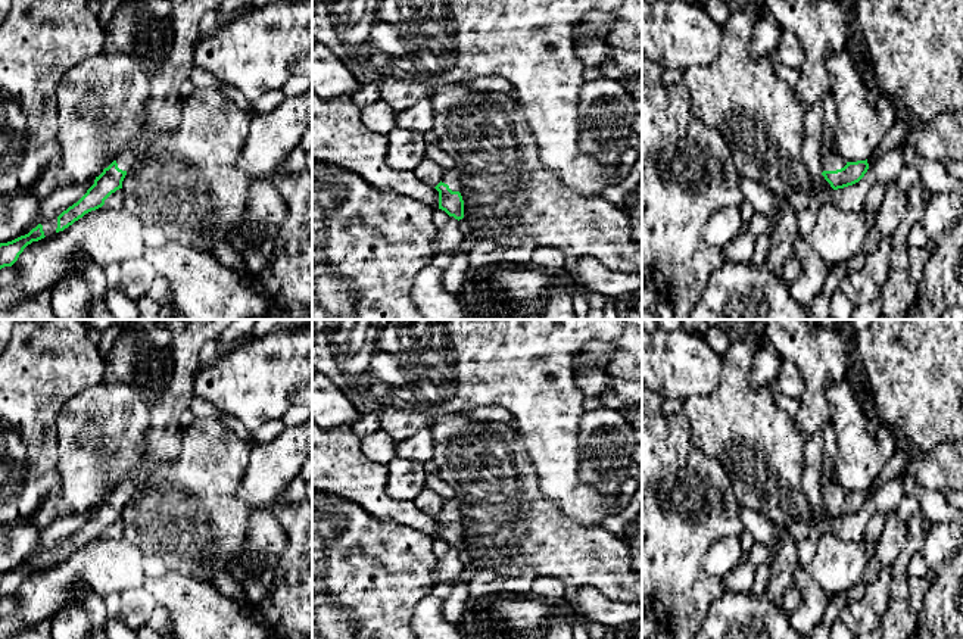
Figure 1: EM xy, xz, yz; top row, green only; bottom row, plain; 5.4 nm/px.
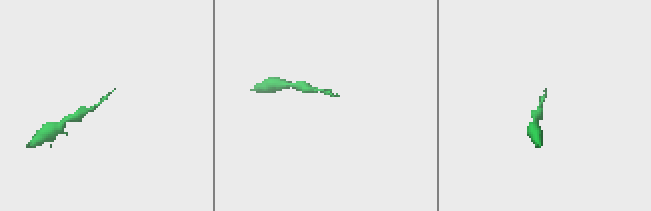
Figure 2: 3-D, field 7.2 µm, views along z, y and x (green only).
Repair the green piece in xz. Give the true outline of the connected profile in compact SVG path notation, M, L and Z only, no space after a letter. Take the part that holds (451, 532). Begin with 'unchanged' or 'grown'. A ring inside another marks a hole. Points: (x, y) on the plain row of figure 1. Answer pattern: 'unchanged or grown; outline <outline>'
grown; outline M445 501L442 511L434 517L439 521L439 539L445 540L455 549L464 548L464 530L459 523L459 505L458 501Z

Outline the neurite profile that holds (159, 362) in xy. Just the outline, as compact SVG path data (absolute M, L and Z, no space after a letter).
M147 350L144 356L144 367L150 370L152 389L159 393L169 380L172 355L168 350Z

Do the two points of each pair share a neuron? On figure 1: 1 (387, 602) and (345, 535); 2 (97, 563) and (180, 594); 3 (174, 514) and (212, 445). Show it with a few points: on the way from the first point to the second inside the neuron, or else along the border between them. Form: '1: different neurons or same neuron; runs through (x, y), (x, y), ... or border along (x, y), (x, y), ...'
1: same neuron; runs through (371, 586), (345, 560), (345, 551)
2: different neurons; border along (145, 577), (142, 586)
3: same neuron; runs through (192, 496), (198, 491), (211, 463)

